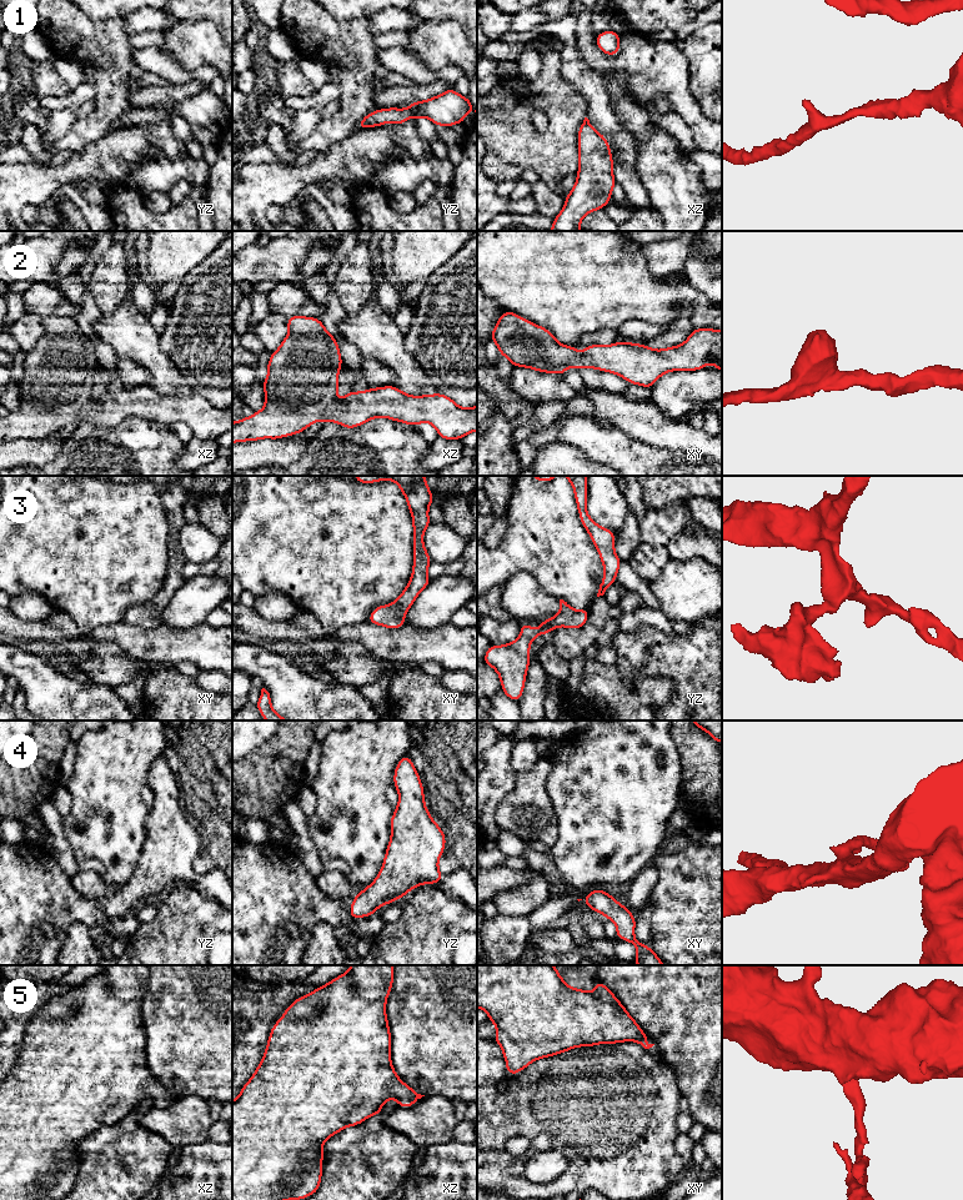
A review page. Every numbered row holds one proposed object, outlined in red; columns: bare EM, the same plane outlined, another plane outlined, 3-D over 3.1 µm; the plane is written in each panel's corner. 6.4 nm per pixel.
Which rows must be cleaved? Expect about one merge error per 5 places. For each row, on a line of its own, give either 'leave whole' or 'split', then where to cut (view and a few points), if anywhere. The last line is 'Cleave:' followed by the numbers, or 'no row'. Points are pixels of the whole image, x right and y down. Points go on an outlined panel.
1: leave whole; no cut
2: leave whole; no cut
3: leave whole; no cut
4: leave whole; no cut
5: leave whole; no cut
Cleave: no row

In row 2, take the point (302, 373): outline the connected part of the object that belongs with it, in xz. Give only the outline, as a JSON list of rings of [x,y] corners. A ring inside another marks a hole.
[[[295,315],[287,320],[289,335],[280,347],[271,353],[267,363],[267,378],[261,383],[265,390],[265,407],[251,417],[232,422],[232,443],[262,438],[280,440],[304,432],[309,426],[322,420],[337,422],[343,428],[358,427],[376,417],[385,417],[410,426],[431,423],[442,440],[461,440],[477,431],[477,405],[460,407],[442,393],[411,396],[395,386],[351,391],[340,401],[337,397],[338,372],[342,366],[338,345],[323,327],[320,318]]]

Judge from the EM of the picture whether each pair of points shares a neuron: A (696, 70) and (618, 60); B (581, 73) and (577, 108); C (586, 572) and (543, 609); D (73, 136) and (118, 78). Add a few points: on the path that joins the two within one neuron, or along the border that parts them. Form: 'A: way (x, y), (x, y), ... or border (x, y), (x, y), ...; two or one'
A: border (678, 46), (688, 65), (688, 91), (693, 98); two
B: border (561, 65), (561, 74), (587, 100), (586, 116); two
C: border (535, 578), (546, 592), (558, 600); two
D: way (89, 126), (110, 105), (113, 94); one

